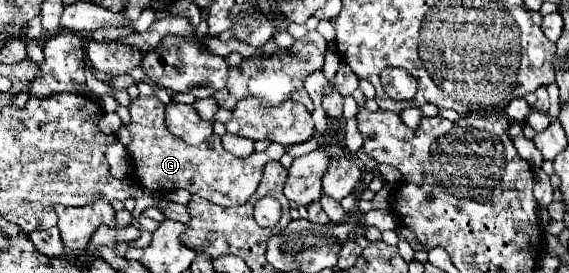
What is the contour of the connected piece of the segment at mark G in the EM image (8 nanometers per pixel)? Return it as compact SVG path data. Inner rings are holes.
M157 96L133 98L129 112L131 122L127 124L127 130L131 132L131 142L127 144L127 154L135 172L139 168L145 170L145 188L153 194L167 194L175 188L183 188L219 206L239 206L257 190L263 164L270 160L279 161L285 153L285 147L272 142L263 152L253 152L249 158L237 158L223 148L219 136L211 136L197 146L185 144L185 140L171 136L165 128L165 104Z

